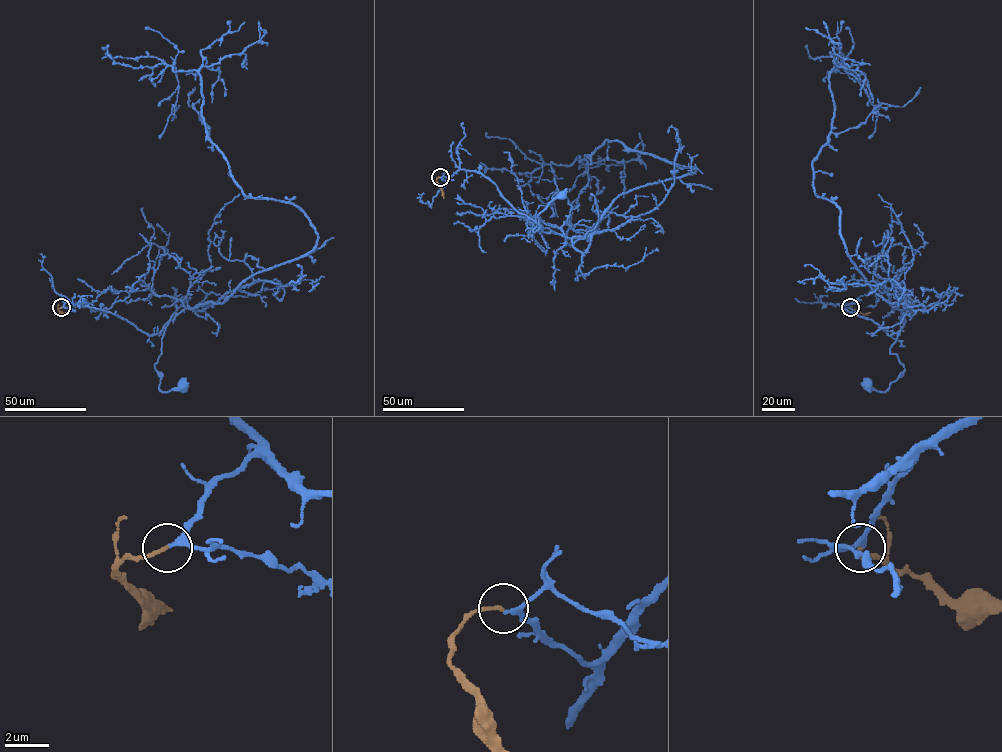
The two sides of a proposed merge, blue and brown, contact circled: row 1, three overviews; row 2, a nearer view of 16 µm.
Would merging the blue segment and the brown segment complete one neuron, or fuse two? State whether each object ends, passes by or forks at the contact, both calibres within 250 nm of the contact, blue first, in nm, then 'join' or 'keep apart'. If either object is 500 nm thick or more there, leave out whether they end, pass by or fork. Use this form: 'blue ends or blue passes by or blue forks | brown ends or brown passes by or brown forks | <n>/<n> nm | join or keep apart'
blue passes by | brown ends | 150/160 nm | join

